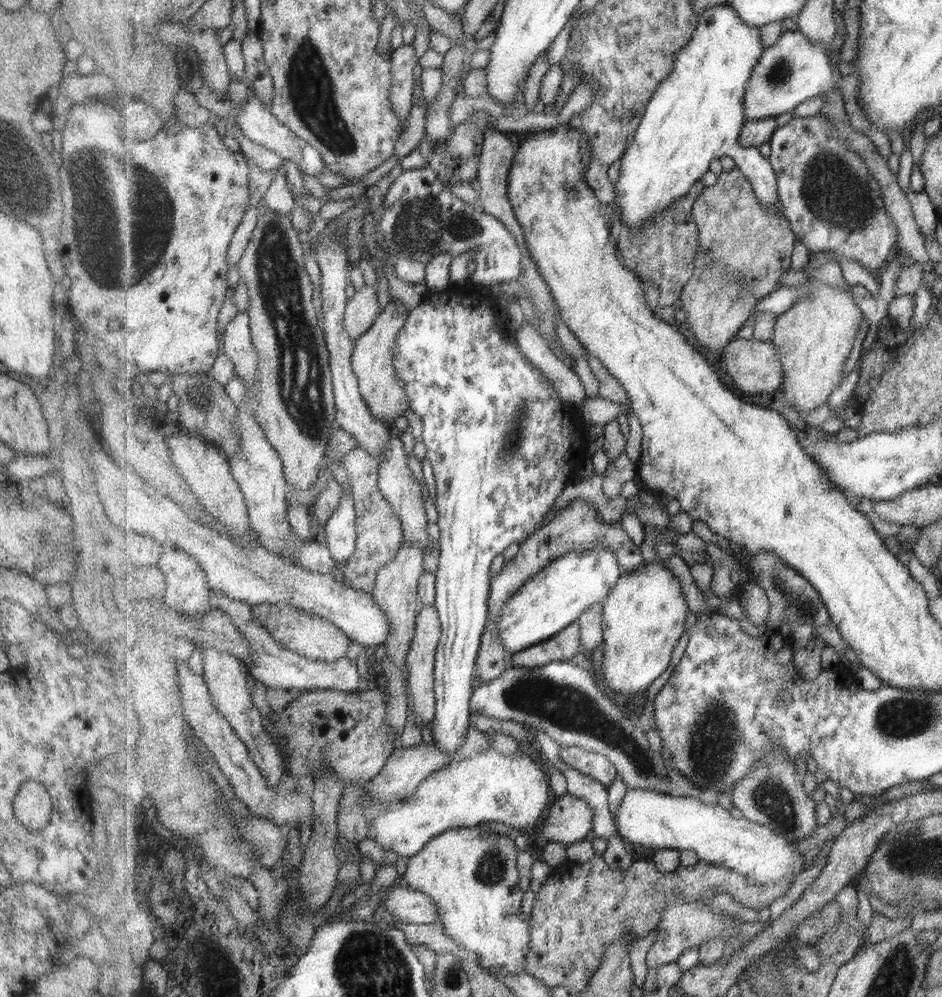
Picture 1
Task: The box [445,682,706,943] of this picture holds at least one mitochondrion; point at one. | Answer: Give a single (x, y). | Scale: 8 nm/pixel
(491, 869)

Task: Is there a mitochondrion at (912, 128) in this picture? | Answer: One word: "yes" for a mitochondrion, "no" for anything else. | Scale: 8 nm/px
no

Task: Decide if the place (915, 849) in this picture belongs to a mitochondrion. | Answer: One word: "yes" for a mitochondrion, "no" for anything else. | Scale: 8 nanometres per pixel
yes

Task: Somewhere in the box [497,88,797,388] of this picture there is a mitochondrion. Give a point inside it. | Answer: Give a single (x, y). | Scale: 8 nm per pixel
(735, 288)

